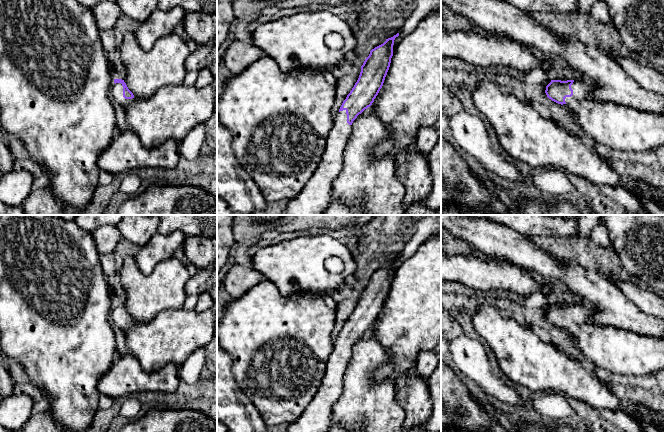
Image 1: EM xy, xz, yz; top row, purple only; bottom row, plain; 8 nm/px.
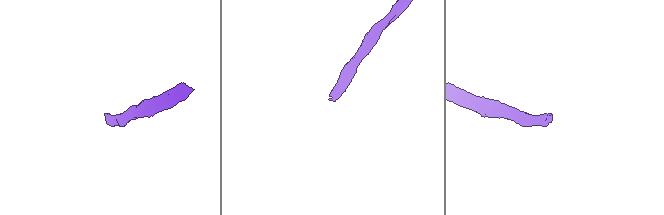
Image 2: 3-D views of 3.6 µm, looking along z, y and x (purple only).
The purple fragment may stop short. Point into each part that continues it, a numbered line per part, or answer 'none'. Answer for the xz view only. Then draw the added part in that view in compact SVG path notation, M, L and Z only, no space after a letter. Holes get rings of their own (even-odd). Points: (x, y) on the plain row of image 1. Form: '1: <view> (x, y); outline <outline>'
1: xz (410, 322); outline M441 235L432 236L397 269L383 310L370 331L391 356L389 364L375 368L376 380L392 379L396 382L399 378L408 376L408 371L414 368L419 353L434 350L441 343Z

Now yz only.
1: yz (623, 352); outline M574 304L571 309L573 319L565 326L574 343L596 366L620 375L653 375L665 368L665 336L643 336L623 329L598 325L592 322L594 309L582 304Z

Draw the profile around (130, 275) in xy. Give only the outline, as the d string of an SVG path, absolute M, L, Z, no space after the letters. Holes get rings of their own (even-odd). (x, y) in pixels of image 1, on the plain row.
M126 256L120 283L126 292L124 306L134 322L149 322L165 310L183 308L189 272L174 256L160 262L150 275L143 275L135 257Z

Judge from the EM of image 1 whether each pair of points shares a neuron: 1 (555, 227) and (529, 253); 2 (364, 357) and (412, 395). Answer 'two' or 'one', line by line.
1: two
2: two

